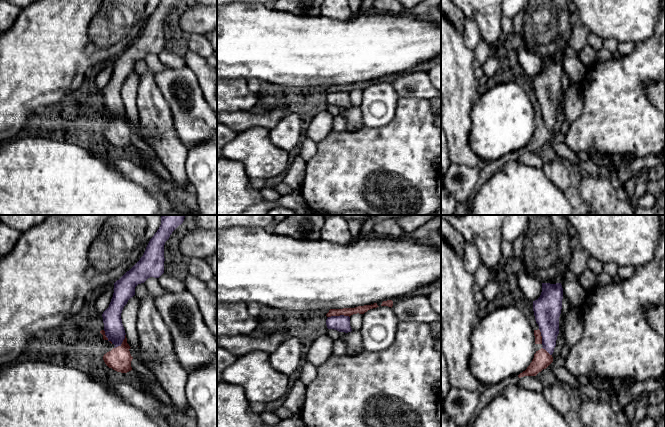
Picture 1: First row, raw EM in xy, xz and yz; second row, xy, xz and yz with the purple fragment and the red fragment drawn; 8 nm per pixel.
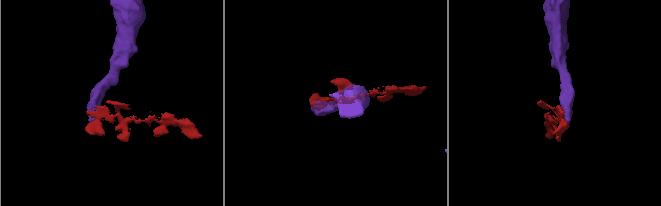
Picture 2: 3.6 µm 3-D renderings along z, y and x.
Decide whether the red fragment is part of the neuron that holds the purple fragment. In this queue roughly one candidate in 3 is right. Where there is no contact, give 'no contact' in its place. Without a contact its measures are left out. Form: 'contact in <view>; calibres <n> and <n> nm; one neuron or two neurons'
contact in xz; calibres 130 and 60 nm; one neuron

